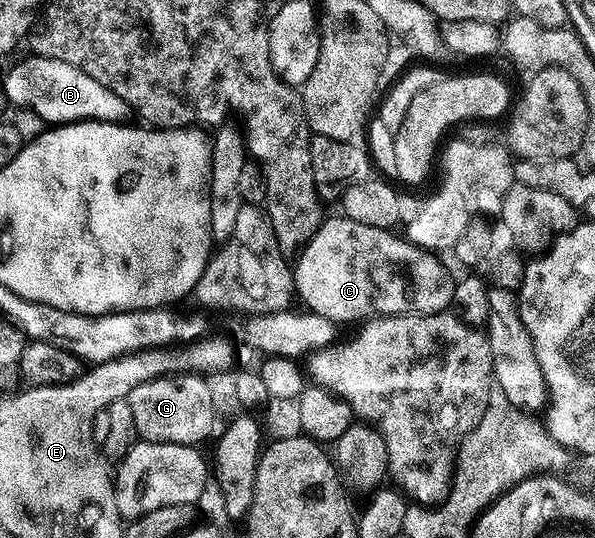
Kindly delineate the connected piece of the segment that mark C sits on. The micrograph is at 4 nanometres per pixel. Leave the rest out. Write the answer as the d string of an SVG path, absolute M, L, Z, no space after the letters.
M334 214L334 219L326 218L322 222L321 228L313 234L311 241L301 248L299 254L296 256L295 266L292 268L293 285L295 288L295 295L298 300L302 299L306 303L308 310L314 315L329 319L334 325L341 325L341 323L353 323L364 320L366 317L376 317L379 315L434 315L440 311L446 310L453 301L453 285L455 282L455 275L452 275L439 260L436 259L432 250L418 247L415 243L410 243L408 238L401 239L392 230L384 231L378 227L371 225L359 225L359 221L351 221L345 218L344 215Z

